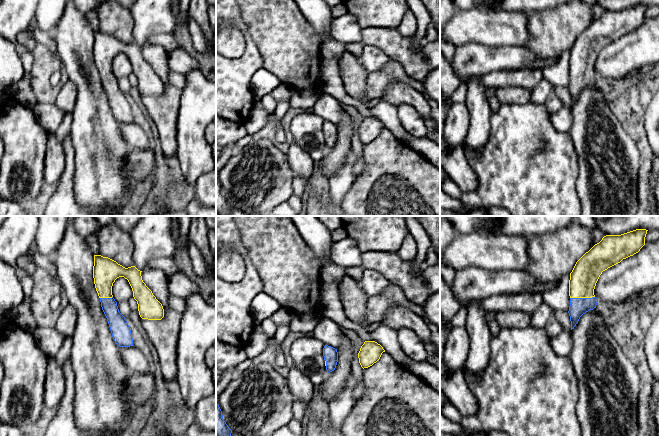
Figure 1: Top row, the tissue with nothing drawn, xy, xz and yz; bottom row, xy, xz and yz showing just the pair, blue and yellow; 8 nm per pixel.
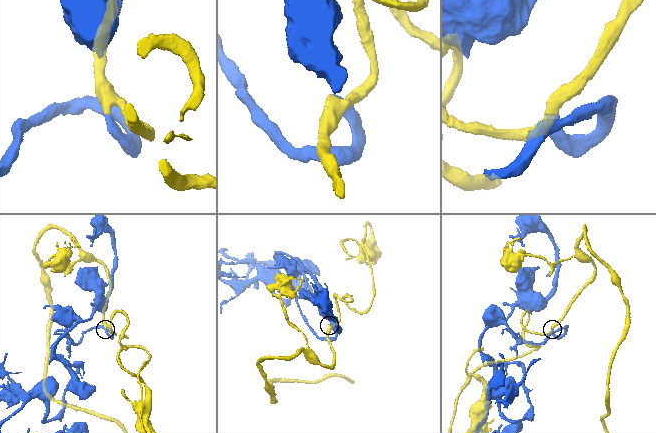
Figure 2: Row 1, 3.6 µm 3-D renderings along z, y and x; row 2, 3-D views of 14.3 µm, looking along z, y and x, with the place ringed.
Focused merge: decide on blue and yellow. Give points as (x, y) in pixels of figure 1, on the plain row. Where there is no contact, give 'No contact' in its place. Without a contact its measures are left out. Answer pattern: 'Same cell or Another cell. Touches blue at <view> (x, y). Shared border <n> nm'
Same cell. Touches blue at yz (582, 74). Shared border 200 nm

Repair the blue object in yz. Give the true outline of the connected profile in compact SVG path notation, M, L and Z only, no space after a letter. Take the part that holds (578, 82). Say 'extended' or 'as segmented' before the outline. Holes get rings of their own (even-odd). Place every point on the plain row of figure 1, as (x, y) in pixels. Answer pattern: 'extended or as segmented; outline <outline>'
extended; outline M647 7L606 11L576 38L569 56L571 106L583 90L596 84L594 65L602 48L638 29L645 21Z

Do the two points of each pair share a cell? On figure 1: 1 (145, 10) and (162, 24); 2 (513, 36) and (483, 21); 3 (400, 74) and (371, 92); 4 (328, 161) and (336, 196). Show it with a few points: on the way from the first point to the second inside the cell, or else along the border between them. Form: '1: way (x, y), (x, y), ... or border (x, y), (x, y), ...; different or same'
1: way (149, 11), (158, 20); same
2: way (506, 29), (490, 28); same
3: way (393, 74), (389, 74), (378, 85); same
4: border (345, 157), (344, 164), (329, 179); different

